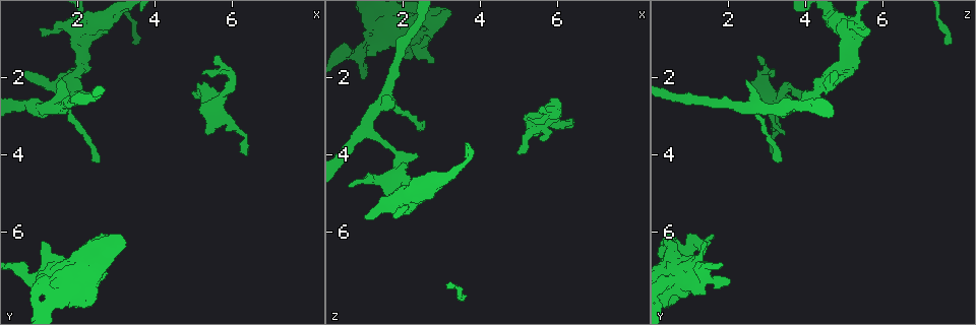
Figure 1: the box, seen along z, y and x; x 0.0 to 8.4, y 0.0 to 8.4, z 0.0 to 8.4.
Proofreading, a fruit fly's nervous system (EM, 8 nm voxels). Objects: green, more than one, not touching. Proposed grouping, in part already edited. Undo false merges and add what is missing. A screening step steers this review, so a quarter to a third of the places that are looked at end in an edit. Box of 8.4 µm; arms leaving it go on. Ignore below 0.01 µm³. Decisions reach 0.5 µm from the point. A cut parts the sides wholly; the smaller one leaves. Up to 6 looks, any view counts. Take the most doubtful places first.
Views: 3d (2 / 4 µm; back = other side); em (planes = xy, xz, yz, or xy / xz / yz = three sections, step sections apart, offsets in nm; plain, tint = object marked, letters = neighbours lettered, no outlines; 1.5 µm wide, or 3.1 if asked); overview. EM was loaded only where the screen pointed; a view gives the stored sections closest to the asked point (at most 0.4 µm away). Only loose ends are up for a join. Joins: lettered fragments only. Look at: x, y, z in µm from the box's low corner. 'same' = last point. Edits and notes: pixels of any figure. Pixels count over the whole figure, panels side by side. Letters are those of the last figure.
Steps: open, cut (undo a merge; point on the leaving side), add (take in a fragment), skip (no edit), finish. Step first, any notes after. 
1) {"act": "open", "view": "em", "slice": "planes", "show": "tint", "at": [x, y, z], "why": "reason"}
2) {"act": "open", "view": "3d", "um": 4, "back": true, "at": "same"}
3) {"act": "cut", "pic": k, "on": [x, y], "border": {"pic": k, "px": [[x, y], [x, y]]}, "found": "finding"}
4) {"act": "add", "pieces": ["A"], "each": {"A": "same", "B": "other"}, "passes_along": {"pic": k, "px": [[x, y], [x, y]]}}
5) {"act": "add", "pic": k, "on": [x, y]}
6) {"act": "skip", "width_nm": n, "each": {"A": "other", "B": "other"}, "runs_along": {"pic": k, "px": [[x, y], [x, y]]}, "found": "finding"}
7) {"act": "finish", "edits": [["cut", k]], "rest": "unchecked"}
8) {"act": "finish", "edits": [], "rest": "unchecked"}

{"act": "open", "view": "3d", "um": 2, "at": [6.30, 4.00, 3.35], "why": "an open end"}

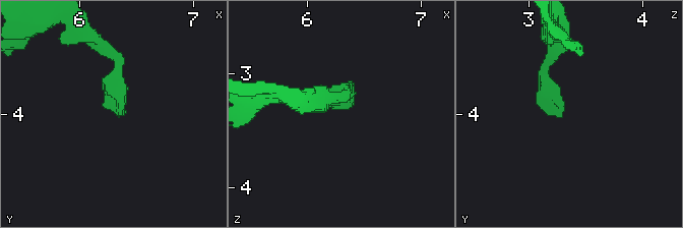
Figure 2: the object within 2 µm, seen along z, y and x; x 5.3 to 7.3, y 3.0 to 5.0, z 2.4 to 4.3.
{"act": "open", "view": "em", "slice": "xz", "step": 4, "show": "tint", "at": [6.38, 4.00, 3.30]}

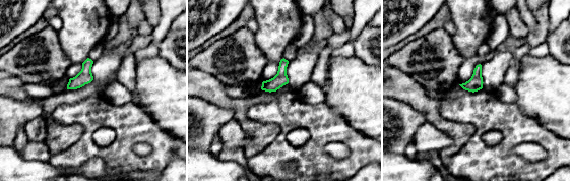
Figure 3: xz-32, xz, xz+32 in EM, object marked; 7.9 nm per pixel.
{"act": "open", "view": "em", "slice": "planes", "show": "letters", "at": "same"}

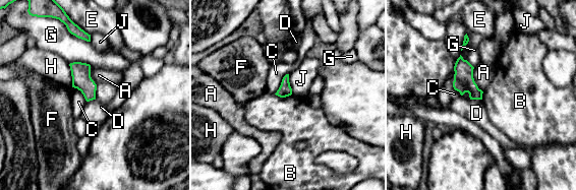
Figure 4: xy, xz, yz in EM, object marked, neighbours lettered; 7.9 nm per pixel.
{"act": "skip", "width_nm": 100, "each": {"A": "other", "B": "other", "C": "other", "D": "other", "E": "other", "F": "other", "G": "other", "H": "other", "J": "other"}, "border": {"pic": 4, "px": [[274, 93], [280, 97], [291, 94]]}, "found": "no lettered fragment goes on from it"}

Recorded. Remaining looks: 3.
{"act": "open", "view": "3d", "um": 2, "at": [0.60, 1.85, 4.70]}

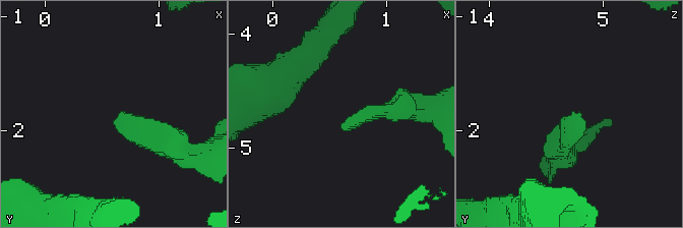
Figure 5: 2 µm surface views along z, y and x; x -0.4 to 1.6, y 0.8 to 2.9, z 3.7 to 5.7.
{"act": "open", "view": "em", "slice": "yz", "step": 8, "show": "letters", "at": [0.66, 1.84, 4.72], "why": "now the EM"}

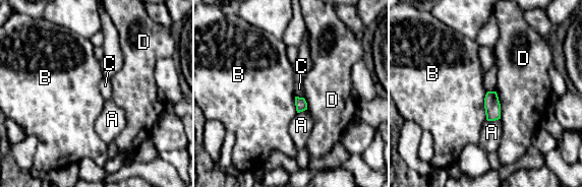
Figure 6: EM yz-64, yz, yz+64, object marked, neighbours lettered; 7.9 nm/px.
{"act": "skip", "longest_contact_nm": ["D", 220], "each": {"A": "other", "B": "other", "C": "other", "D": "other"}, "found": "none of them fits"}

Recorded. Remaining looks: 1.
{"act": "open", "view": "em", "slice": "planes", "show": "letters", "at": [2.55, 6.35, 1.10]}

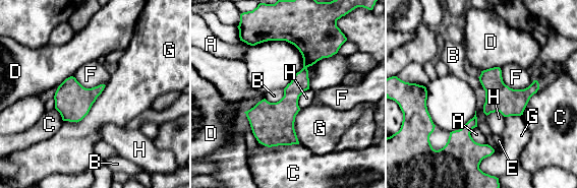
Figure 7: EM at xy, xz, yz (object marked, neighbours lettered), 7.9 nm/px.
{"act": "skip", "each": {"A": "other", "B": "other", "C": "other", "D": "other", "E": "other", "F": "other", "G": "other", "H": "other"}, "runs_along": {"pic": 7, "px": [[283, 36], [306, 51], [306, 64], [267, 143]]}, "found": "all the same cell"}

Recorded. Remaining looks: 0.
{"act": "finish", "edits": [], "rest": "unchecked"}

